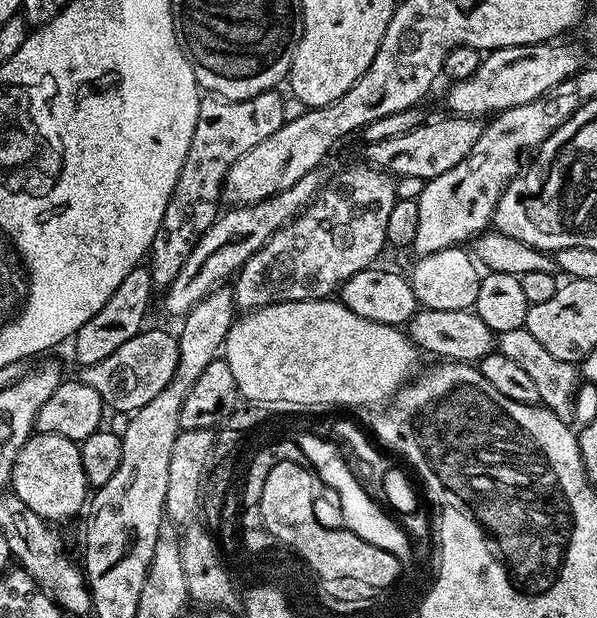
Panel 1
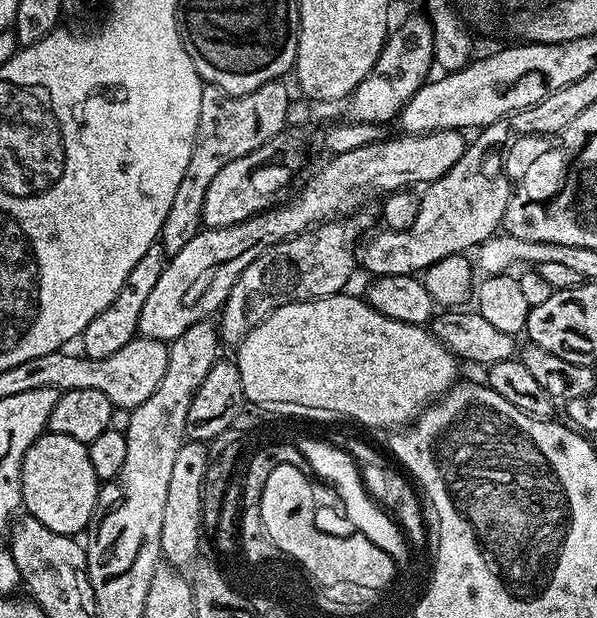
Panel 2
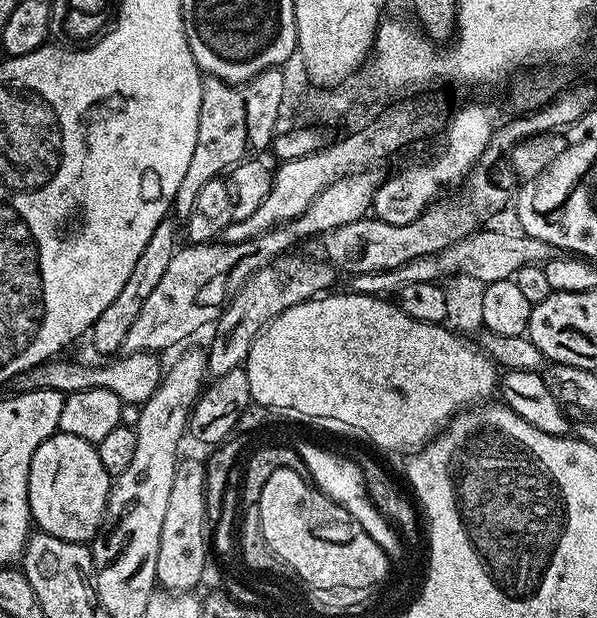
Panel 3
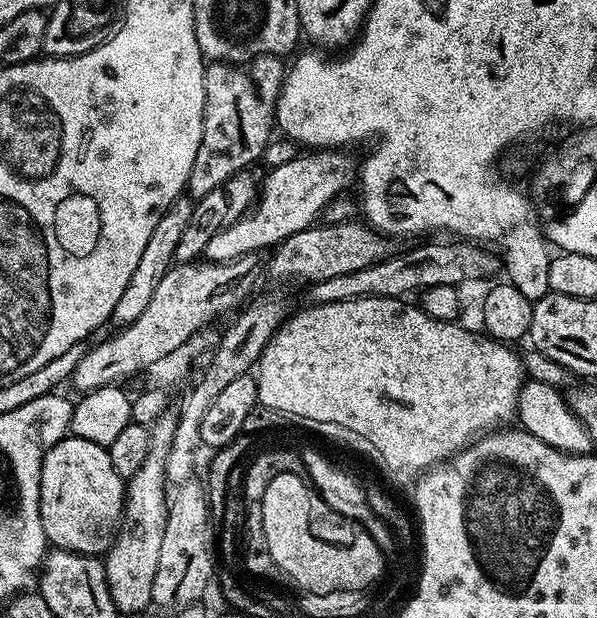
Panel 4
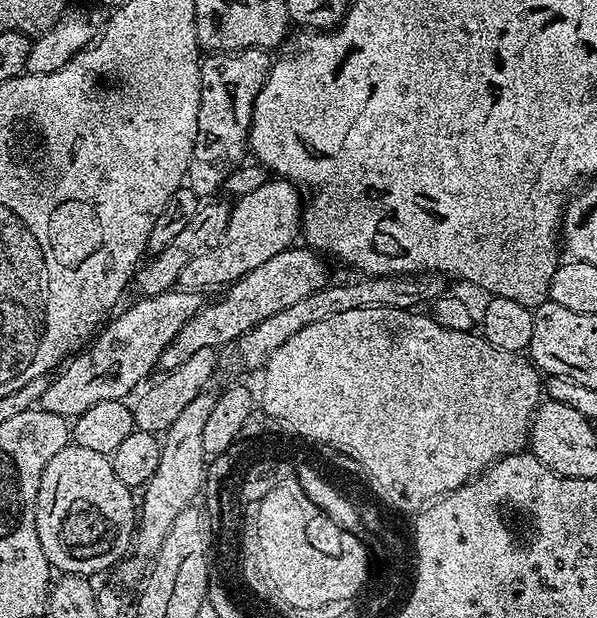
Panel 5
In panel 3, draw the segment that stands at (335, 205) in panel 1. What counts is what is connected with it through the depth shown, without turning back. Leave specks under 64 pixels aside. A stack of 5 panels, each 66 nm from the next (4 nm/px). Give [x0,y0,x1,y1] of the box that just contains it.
[208,254,337,378]

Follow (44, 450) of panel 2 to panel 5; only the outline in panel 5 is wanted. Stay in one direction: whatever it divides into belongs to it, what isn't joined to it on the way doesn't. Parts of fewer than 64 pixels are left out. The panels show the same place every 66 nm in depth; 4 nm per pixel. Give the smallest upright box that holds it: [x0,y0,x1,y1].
[36,442,138,560]

